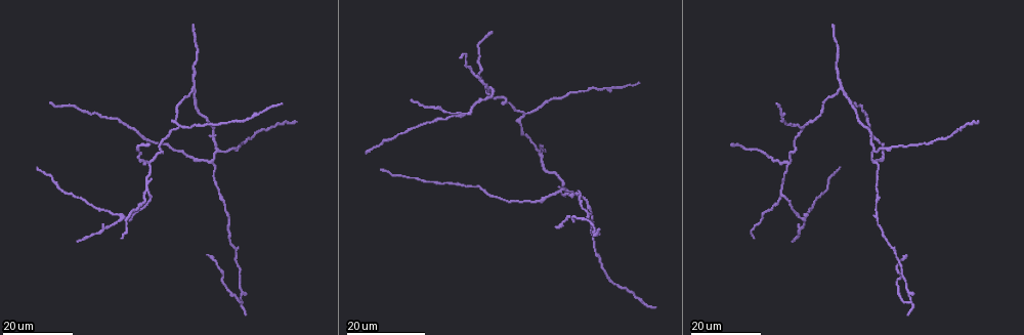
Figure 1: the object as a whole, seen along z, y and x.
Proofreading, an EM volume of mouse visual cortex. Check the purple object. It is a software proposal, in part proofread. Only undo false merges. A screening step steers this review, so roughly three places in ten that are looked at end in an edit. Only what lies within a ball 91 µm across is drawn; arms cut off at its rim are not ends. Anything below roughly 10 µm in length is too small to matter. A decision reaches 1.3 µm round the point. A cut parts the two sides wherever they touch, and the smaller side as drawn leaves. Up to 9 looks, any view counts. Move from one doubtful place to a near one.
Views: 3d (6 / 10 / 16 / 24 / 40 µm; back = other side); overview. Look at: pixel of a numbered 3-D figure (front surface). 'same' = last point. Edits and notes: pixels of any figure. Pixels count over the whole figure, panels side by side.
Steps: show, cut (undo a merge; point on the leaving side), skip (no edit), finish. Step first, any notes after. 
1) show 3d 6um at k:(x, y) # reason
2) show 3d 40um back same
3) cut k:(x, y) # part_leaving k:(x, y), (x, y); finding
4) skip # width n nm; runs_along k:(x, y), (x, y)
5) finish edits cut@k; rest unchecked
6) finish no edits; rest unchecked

show 3d 16um at 1:(504, 100) # abrupt turn

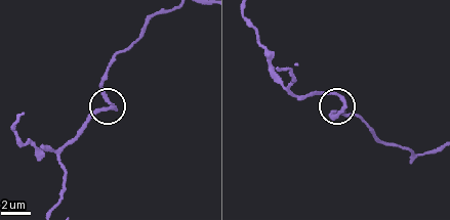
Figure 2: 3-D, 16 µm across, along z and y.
show 3d 10um at 2:(344, 102)

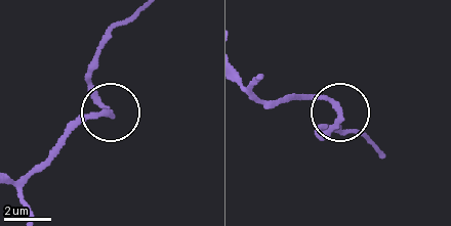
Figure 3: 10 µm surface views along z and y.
skip # runs_along 3:(366, 141), (349, 129), (325, 135), (336, 109), (297, 96); continuous, no second neuron

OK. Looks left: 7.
show 3d 24um at 1:(217, 151) # three-way junction

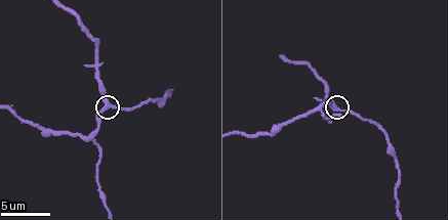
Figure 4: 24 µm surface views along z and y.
show 3d 10um at 4:(106, 109) # zoom in

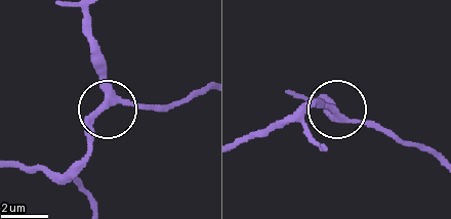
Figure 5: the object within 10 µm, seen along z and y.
skip # side_arm 47 um; runs_along 5:(86, 12), (86, 36), (106, 100), (116, 106), (155, 106); all the same neuron

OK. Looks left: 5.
show 3d 24um at 1:(787, 162) # three arms meet

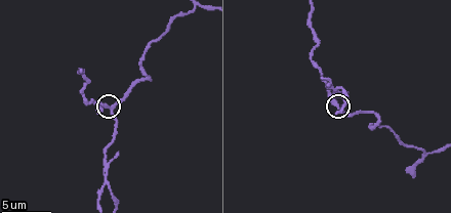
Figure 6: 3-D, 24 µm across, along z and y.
show 3d 6um at 6:(110, 109)

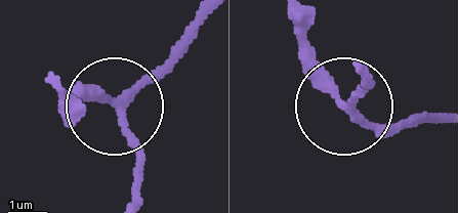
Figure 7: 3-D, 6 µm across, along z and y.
skip # arms 3; runs_along 7:(438, 123), (360, 120), (294, 29); continuous, no second neuron

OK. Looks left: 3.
show 3d 10um at 6:(335, 87) # side arm on a straight run

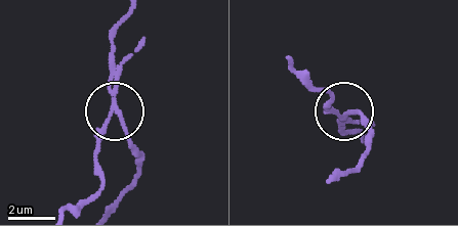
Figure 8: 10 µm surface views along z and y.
cut 8:(123, 124) # width 160 nm; part_leaving 8:(116, 92), (139, 173), (110, 208); a second neuron is stuck on

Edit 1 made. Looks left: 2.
finish edits cut@8; rest unchecked

